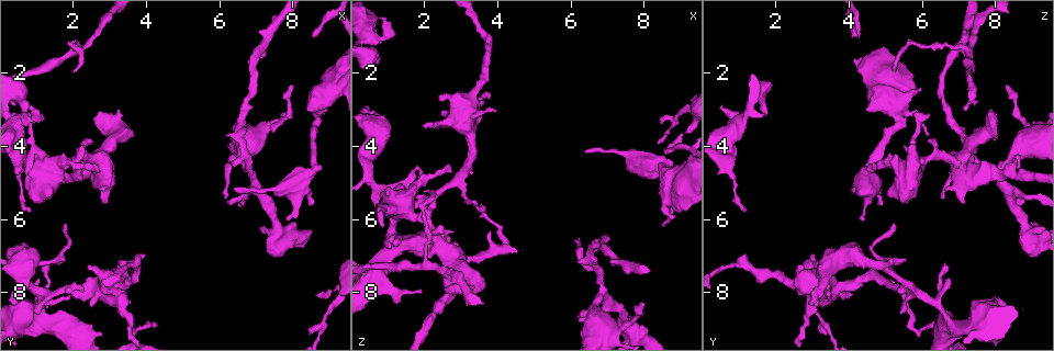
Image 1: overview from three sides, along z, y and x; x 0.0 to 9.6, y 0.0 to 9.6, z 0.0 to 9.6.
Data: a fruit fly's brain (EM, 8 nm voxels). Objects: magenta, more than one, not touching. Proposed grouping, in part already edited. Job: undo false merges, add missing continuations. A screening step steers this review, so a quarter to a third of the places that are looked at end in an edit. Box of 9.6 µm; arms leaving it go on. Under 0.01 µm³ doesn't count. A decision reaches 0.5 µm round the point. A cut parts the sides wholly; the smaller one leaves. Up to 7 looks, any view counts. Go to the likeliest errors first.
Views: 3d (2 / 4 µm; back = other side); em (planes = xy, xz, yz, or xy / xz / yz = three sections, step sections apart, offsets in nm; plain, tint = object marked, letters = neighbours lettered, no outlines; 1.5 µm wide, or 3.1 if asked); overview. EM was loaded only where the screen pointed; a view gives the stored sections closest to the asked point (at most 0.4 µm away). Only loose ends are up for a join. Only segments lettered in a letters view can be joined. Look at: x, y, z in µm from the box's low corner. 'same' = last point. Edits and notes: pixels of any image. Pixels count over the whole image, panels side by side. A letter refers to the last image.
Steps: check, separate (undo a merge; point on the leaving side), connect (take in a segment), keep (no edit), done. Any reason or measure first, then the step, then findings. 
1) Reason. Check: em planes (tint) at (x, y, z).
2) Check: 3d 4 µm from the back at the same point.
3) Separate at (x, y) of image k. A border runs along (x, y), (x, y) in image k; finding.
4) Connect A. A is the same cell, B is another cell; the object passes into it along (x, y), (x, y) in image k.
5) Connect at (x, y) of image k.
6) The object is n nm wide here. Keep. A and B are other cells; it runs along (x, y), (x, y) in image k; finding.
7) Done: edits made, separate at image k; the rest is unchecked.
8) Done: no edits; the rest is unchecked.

Check: 3d 2 µm at (1.95, 2.00, 5.15).

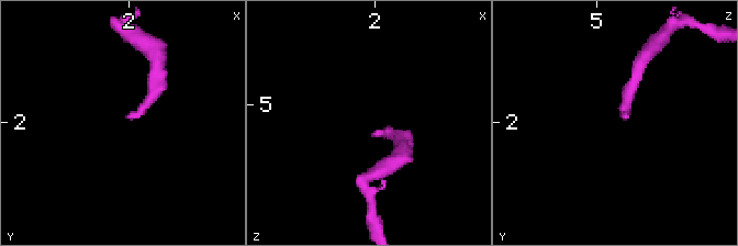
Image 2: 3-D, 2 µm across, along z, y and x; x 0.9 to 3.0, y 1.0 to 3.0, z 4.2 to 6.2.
Check: em planes (tint) at (1.98, 1.94, 5.22).

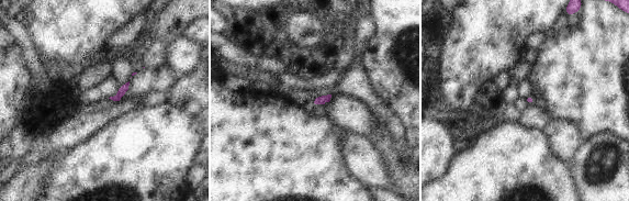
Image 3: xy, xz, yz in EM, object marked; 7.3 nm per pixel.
What lies round it. Check: em planes (letters) at the same point.

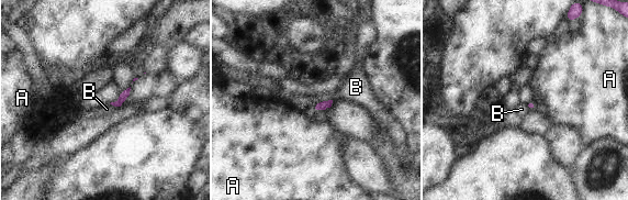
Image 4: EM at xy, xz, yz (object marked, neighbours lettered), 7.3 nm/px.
Keep. A and B are other cells; a border runs along (332, 99), (317, 103) in image 4; none of them fits.

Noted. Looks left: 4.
An open end. Check: em yz step 8 (tint) at (2.40, 7.25, 2.70).

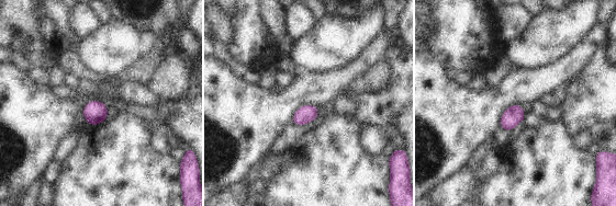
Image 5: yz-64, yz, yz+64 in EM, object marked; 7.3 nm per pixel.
Check: em planes (letters) at the same point.

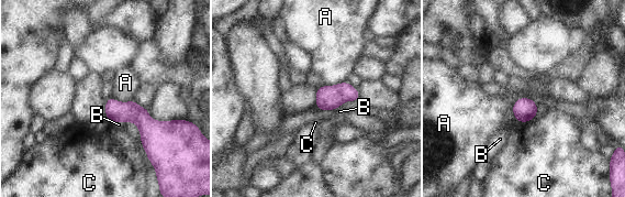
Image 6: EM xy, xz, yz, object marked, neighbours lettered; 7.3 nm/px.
The longest contact is with A, 170 nm. Keep. A, B and C are other cells; it runs along (108, 102), (148, 126), (167, 123) in image 6; none of them fits.

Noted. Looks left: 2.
Branch stops here. Check: 3d 4 µm at (7.35, 6.95, 9.10).

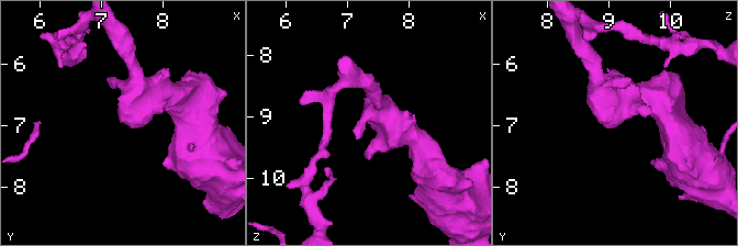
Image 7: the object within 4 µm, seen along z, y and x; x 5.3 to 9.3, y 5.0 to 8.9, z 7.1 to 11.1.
Check: em planes (letters) at (7.35, 6.95, 9.00).

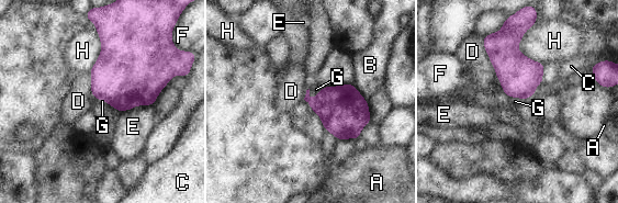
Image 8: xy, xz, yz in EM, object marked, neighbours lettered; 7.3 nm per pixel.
Keep. A, B, C, D, E, F, G and H are other cells; a border runs along (322, 88), (314, 98), (308, 98) in image 8; none of them fits.

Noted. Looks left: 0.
Done: no edits; the rest is unchecked.

